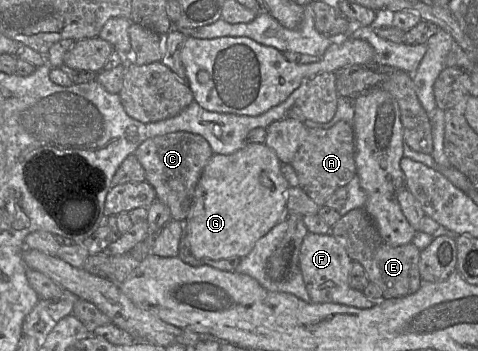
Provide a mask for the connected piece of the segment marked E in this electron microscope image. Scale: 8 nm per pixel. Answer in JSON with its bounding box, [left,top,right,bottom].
[330,208,420,299]

